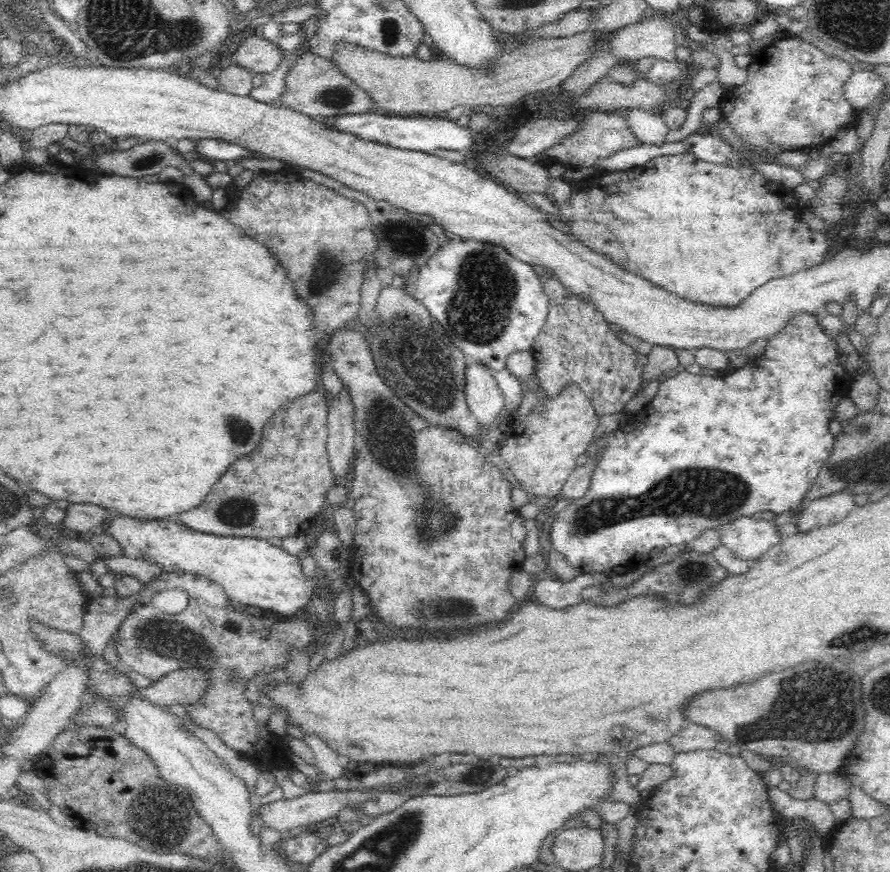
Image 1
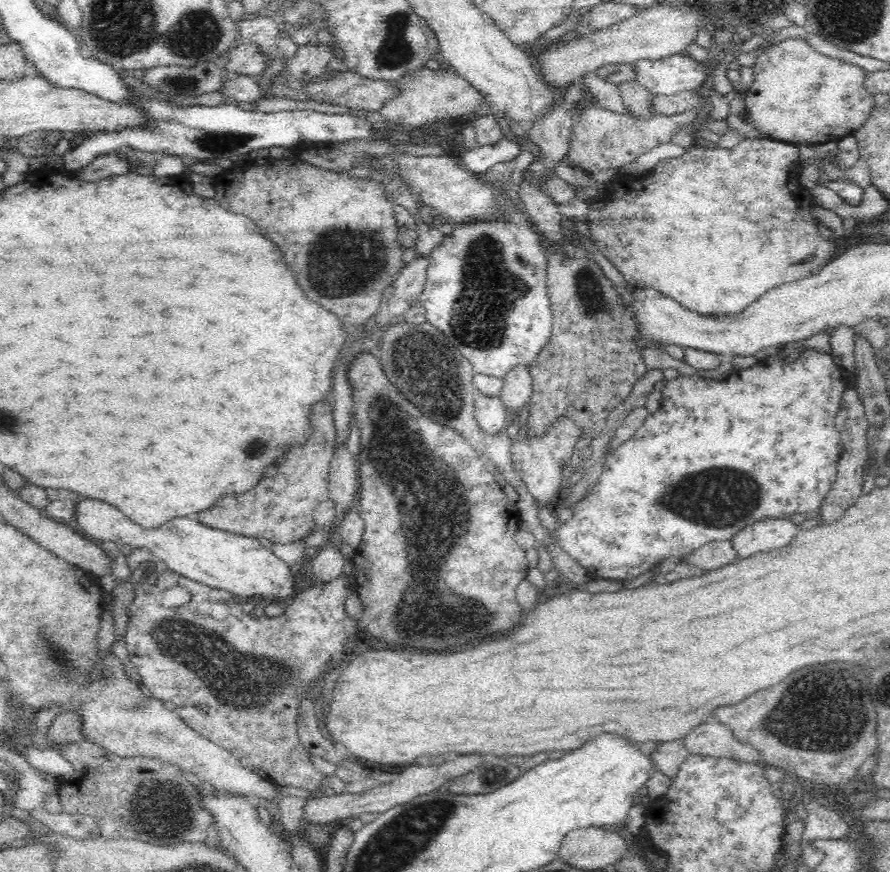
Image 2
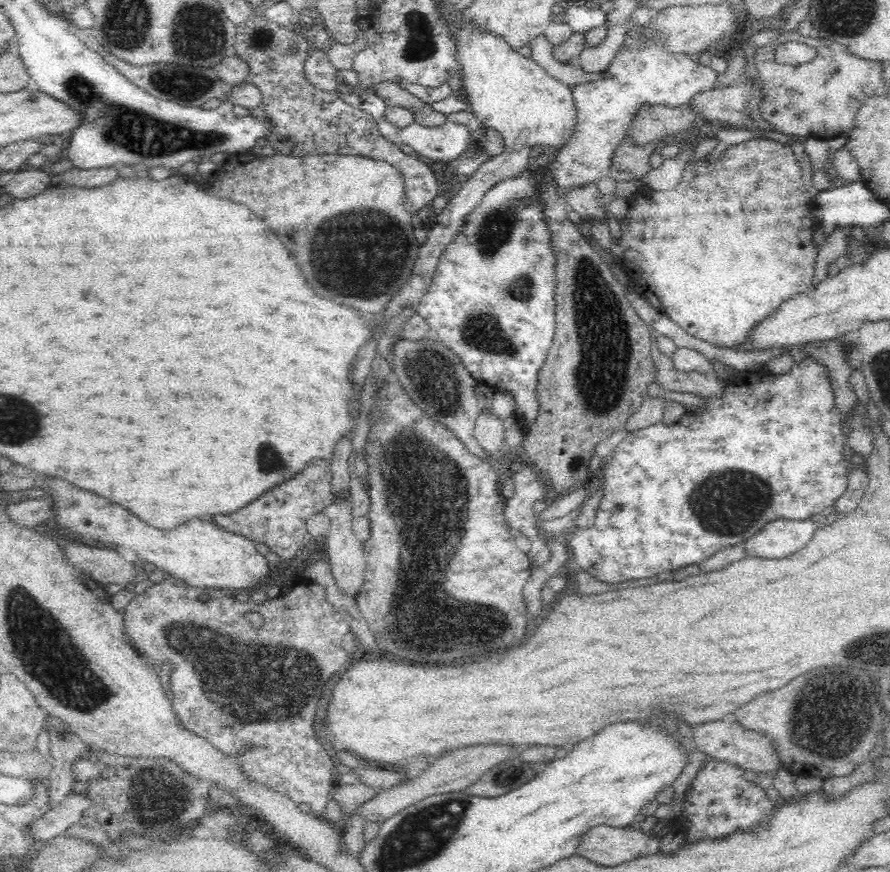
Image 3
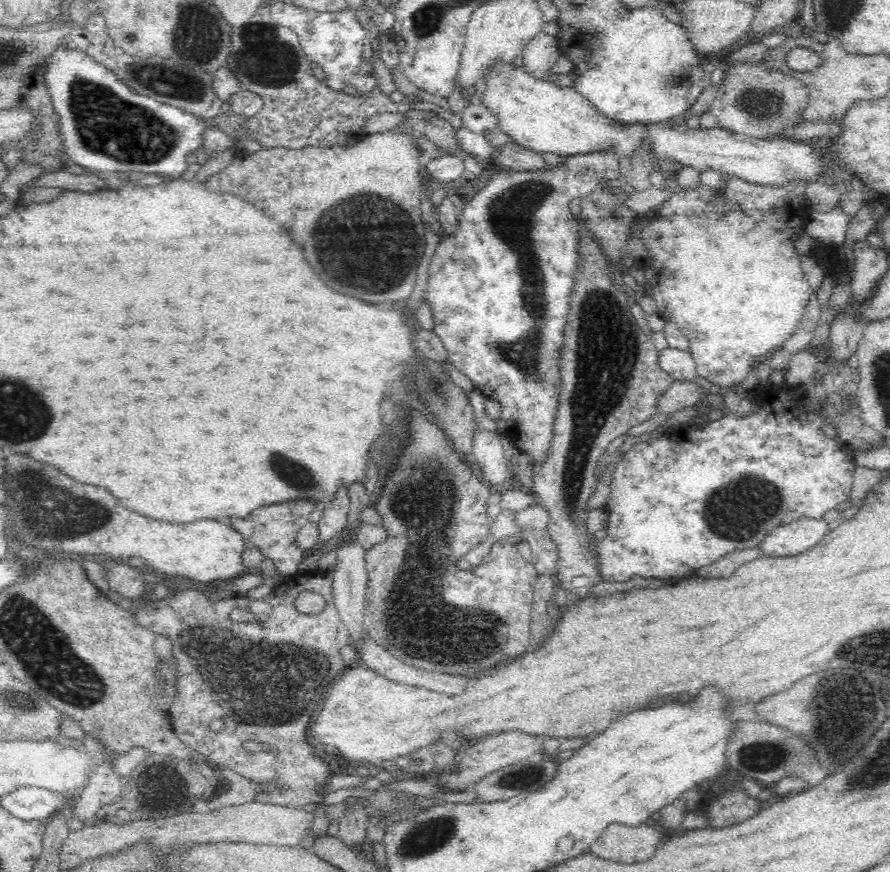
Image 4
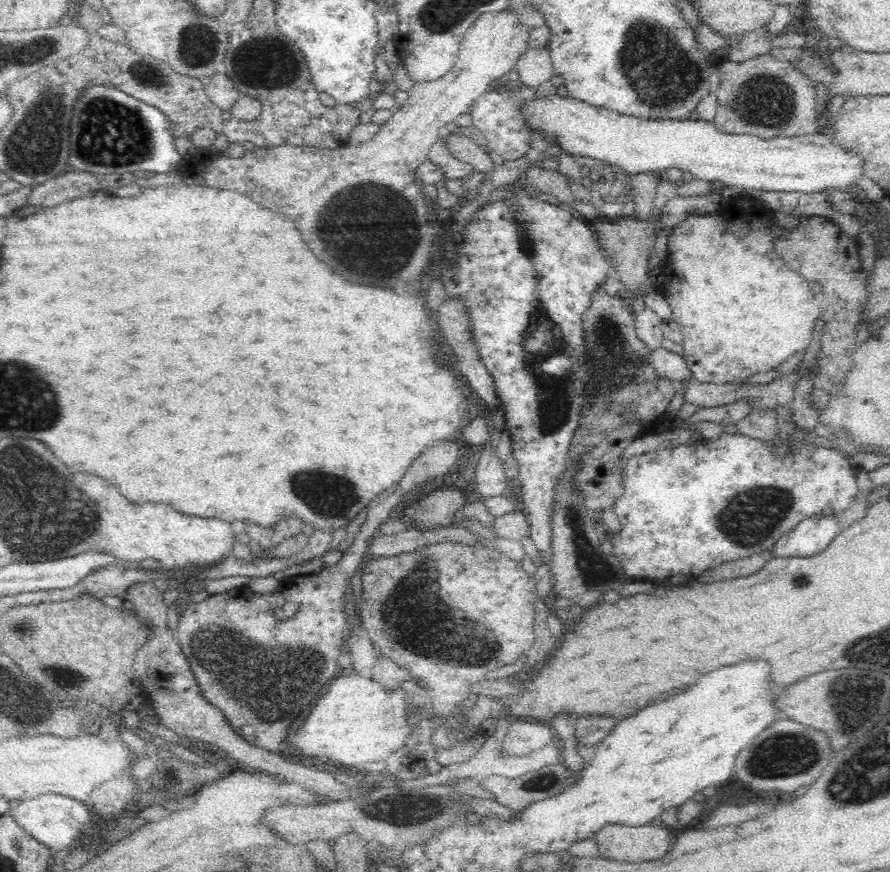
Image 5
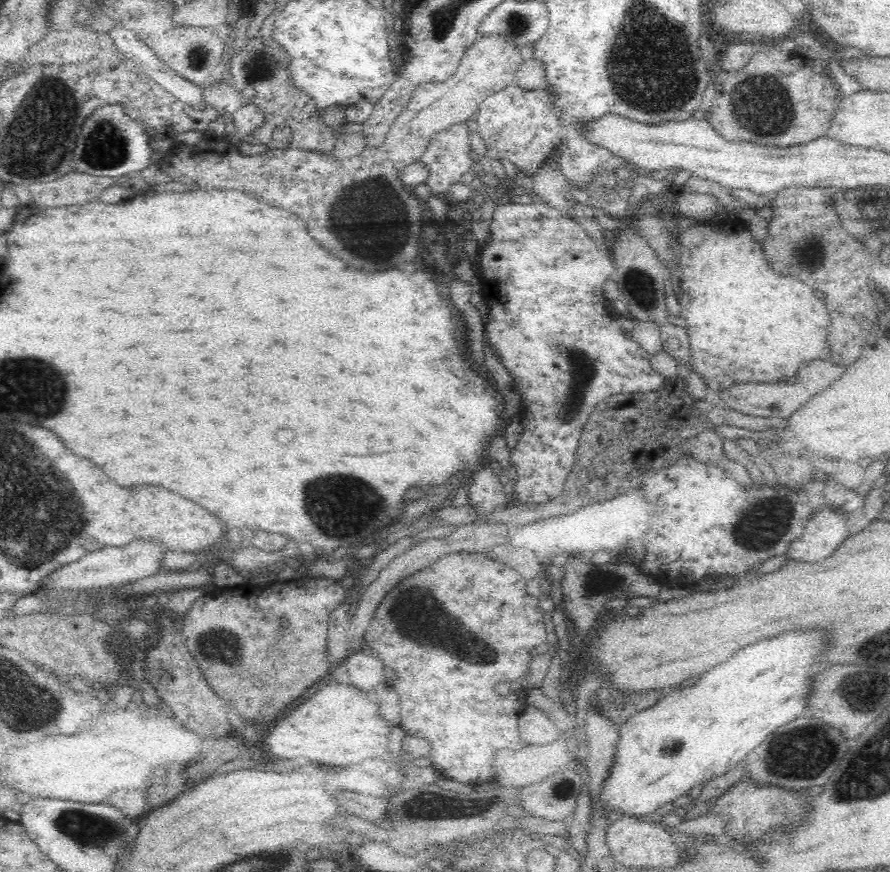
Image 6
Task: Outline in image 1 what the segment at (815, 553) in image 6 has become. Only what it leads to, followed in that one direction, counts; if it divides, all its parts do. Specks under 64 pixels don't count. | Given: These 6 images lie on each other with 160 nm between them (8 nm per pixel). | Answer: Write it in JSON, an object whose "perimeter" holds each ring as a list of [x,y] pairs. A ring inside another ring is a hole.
{"perimeter":[[[755,516],[736,518],[718,531],[721,544],[729,548],[734,556],[747,562],[760,558],[782,539],[775,523]]]}

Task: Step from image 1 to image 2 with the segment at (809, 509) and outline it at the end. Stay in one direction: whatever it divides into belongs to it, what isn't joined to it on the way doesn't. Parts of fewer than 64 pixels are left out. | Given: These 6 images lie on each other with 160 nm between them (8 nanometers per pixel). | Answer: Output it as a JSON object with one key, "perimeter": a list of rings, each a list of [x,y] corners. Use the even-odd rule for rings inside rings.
{"perimeter":[[[851,394],[846,395],[840,405],[841,407],[835,418],[835,428],[840,433],[841,443],[845,450],[843,450],[837,464],[837,476],[834,480],[834,486],[830,488],[828,496],[822,500],[819,515],[820,524],[833,523],[842,518],[843,514],[861,497],[862,485],[864,484],[862,471],[868,459],[866,434],[870,428],[865,415],[865,408],[860,398]]]}

